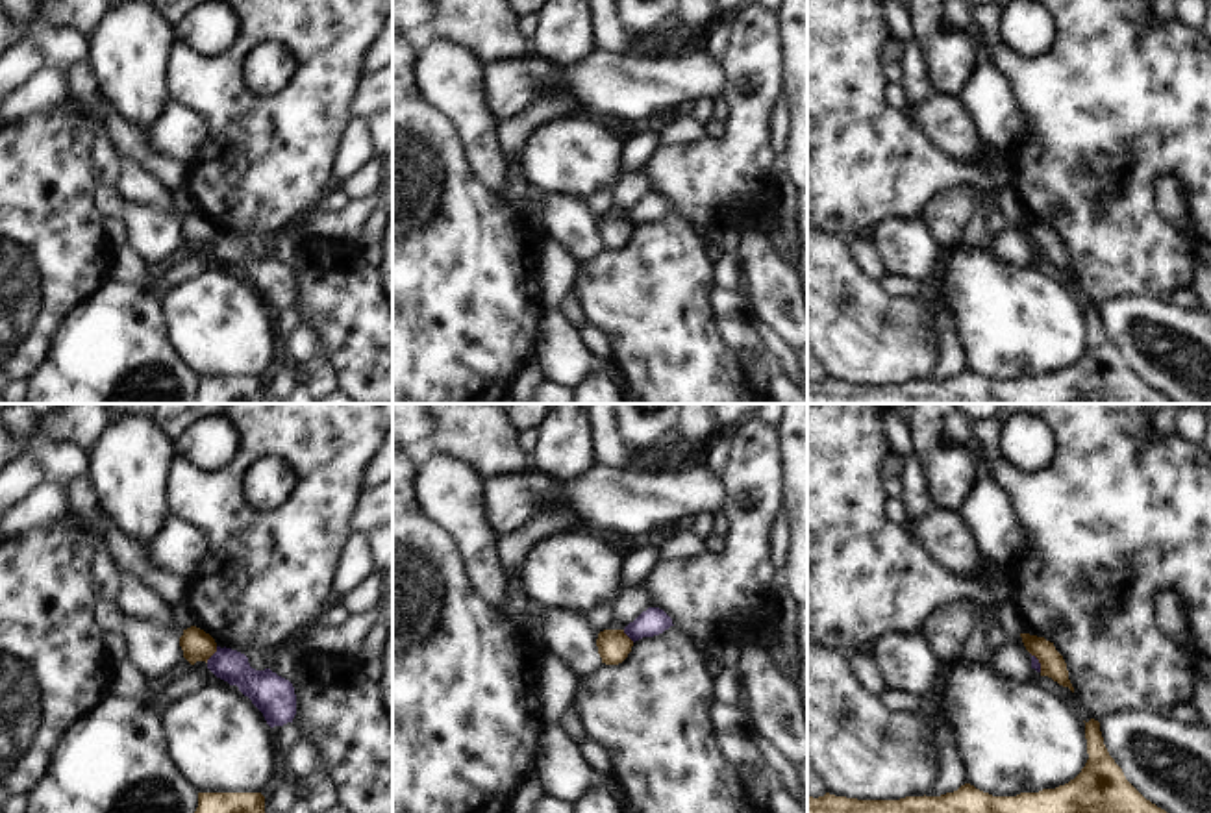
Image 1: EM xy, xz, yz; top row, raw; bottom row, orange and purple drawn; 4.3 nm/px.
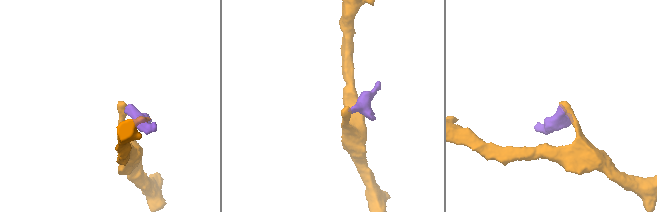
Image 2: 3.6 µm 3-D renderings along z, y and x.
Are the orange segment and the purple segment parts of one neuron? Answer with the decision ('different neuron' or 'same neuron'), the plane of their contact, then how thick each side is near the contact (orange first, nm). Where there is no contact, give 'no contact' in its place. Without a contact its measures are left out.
different neuron | xy | 140/140 nm

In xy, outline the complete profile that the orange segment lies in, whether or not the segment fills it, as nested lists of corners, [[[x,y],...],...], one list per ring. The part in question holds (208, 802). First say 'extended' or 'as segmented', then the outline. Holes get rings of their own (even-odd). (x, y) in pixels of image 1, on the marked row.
as segmented; [[[198,793],[194,813],[265,813],[261,793]]]

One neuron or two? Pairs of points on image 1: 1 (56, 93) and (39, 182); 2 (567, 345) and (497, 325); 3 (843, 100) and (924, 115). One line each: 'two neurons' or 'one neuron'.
1: two neurons
2: two neurons
3: two neurons

